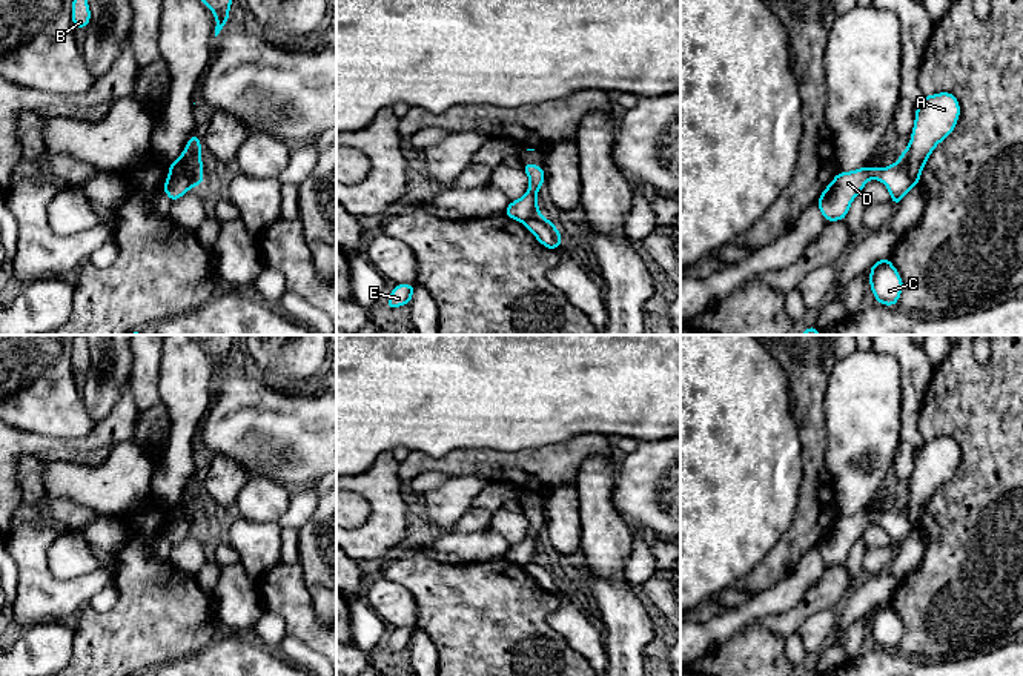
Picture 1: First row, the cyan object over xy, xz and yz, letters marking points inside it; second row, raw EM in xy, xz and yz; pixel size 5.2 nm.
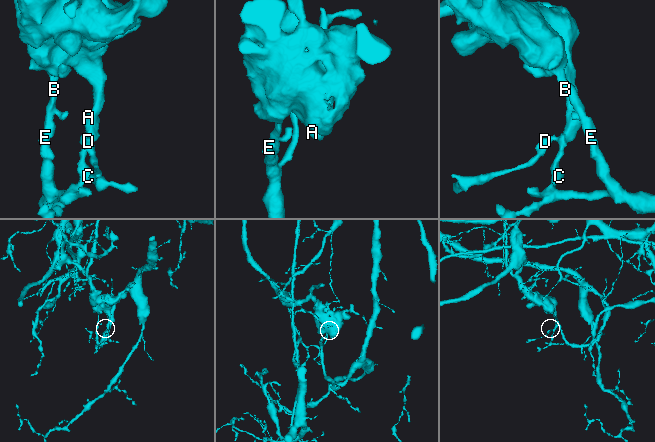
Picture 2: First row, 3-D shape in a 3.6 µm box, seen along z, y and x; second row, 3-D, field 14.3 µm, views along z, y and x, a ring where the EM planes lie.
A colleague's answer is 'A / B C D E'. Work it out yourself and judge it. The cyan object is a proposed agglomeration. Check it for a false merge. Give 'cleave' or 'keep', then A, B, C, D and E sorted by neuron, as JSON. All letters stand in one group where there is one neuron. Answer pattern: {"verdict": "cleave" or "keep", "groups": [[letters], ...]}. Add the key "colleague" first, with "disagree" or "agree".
{"colleague": "agree", "verdict": "cleave", "groups": [["A"], ["B", "C", "D", "E"]]}

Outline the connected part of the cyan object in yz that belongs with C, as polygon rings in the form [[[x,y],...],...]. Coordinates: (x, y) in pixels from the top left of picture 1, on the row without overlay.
[[[889,601],[874,607],[869,618],[869,630],[876,645],[885,650],[897,650],[903,635],[903,624]]]

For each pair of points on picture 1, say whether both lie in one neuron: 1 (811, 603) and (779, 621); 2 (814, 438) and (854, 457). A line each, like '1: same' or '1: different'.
1: same
2: different

